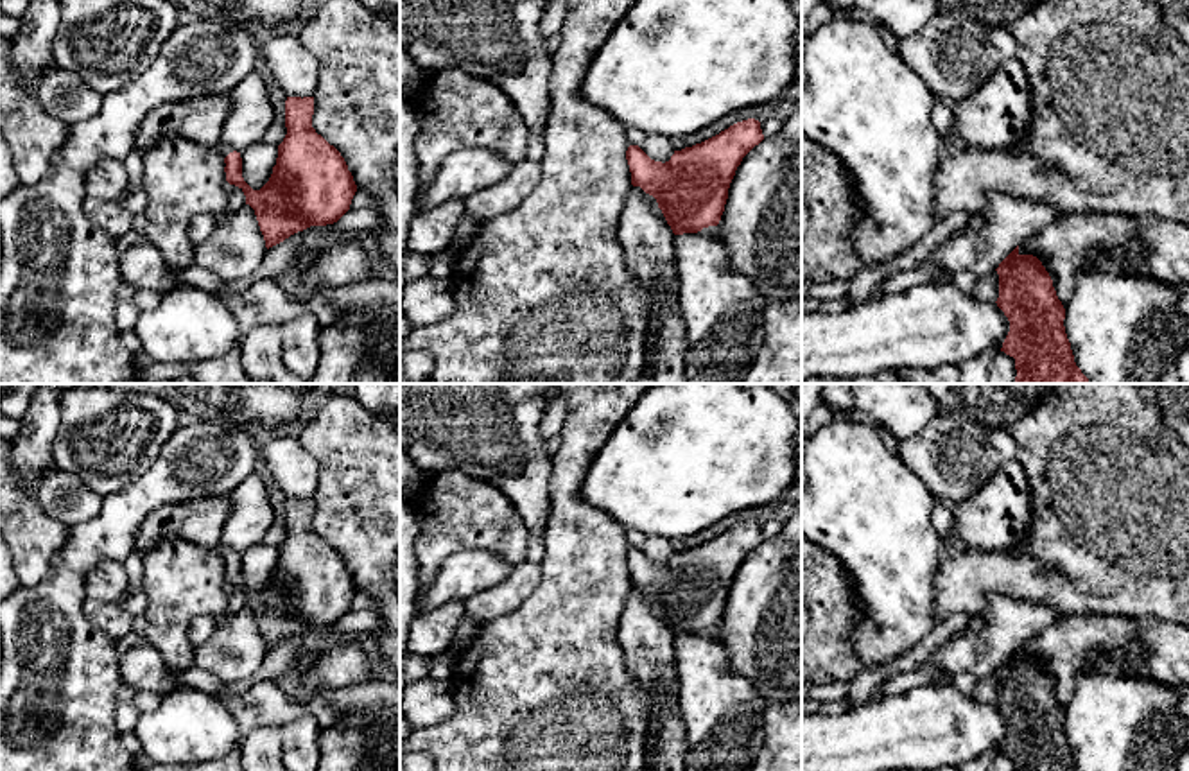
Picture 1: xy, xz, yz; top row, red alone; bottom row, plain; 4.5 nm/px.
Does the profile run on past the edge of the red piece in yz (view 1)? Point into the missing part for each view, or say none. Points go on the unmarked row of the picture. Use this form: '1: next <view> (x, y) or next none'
1: next none

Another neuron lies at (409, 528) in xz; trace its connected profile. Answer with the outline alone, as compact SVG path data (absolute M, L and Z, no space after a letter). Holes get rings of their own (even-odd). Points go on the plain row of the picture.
M400 497L400 656L407 653L407 635L418 615L418 556L420 522Z

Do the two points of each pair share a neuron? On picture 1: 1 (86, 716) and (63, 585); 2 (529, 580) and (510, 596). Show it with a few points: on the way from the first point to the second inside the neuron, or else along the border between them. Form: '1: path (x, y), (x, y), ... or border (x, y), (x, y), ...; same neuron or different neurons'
1: path (76, 684), (76, 628), (69, 617); same neuron
2: path (524, 581), (515, 590); same neuron

